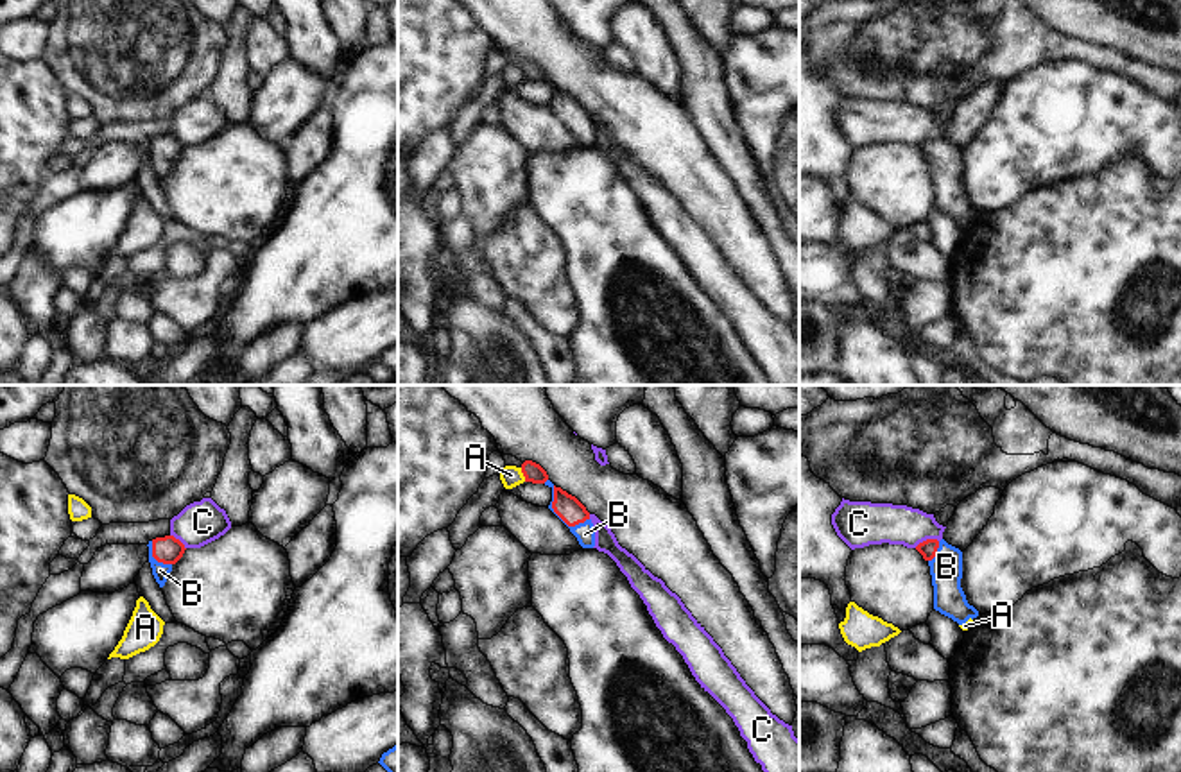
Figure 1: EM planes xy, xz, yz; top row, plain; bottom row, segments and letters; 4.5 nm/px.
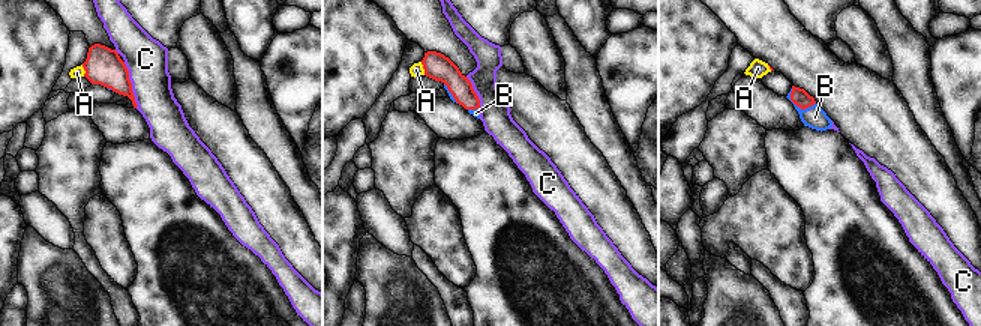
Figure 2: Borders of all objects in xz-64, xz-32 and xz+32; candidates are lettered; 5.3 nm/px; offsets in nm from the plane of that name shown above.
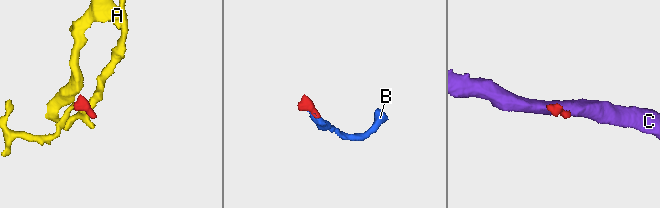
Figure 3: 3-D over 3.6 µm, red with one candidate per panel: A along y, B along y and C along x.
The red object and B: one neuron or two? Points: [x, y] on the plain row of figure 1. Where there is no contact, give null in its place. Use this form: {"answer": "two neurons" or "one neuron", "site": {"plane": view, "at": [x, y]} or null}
{"answer": "one neuron", "site": {"plane": "xz", "at": [560, 115]}}

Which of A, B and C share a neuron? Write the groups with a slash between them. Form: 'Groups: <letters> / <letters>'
Groups: A / B / C.

